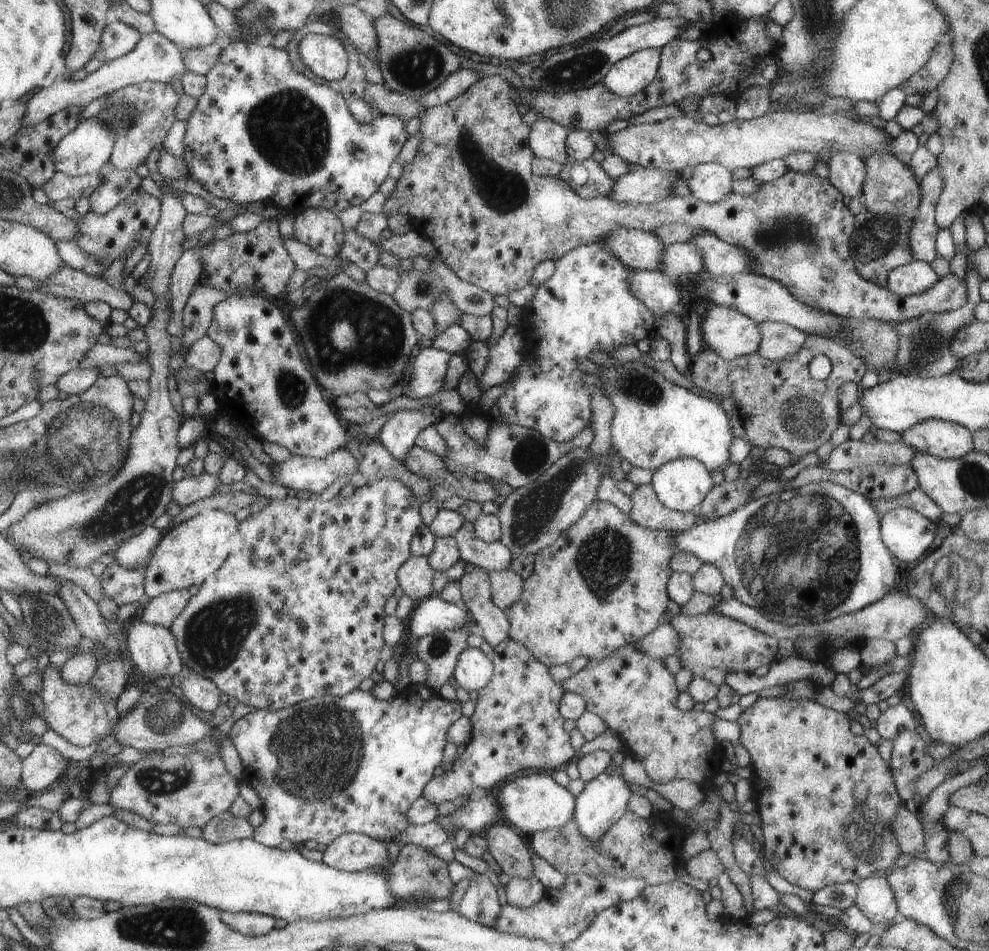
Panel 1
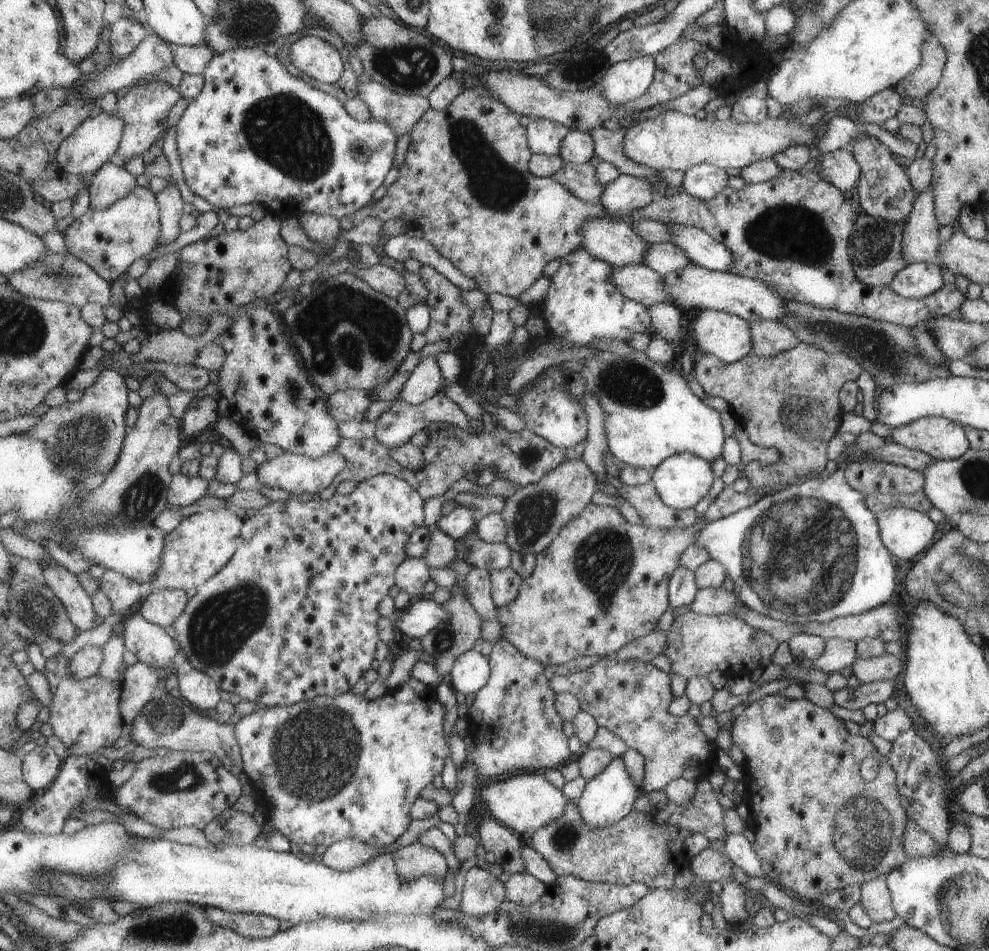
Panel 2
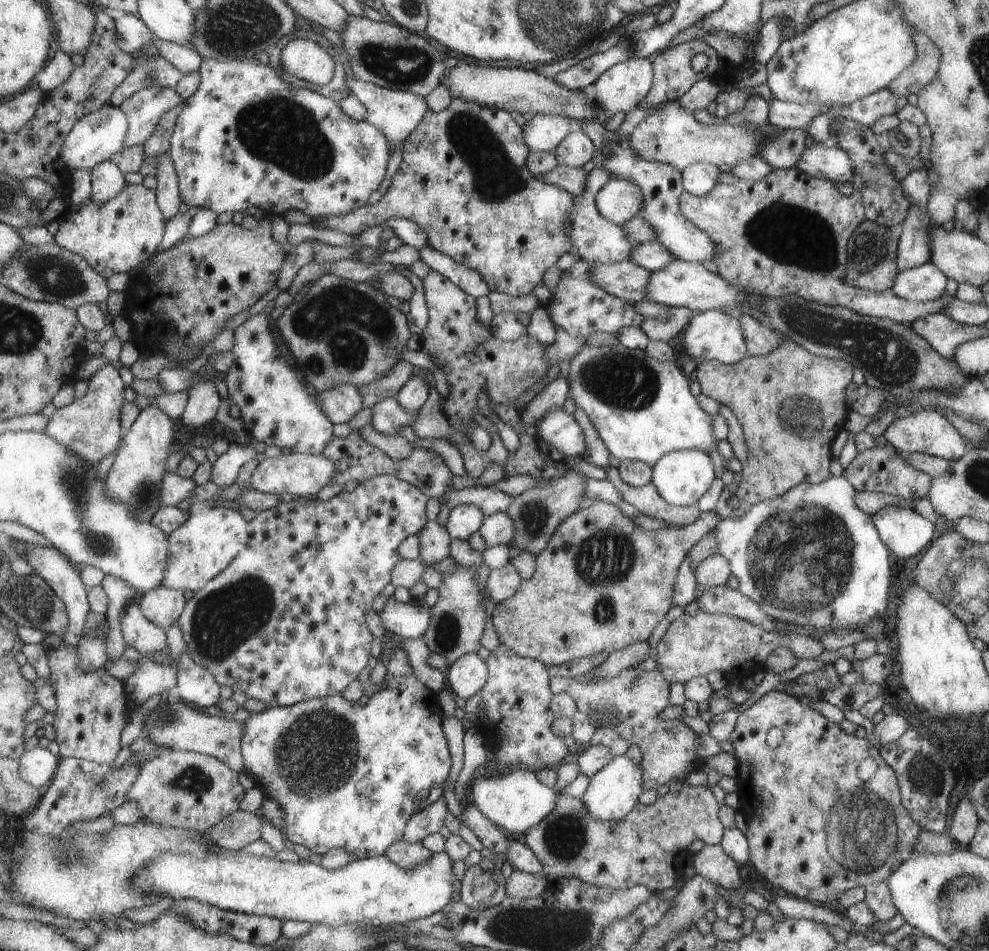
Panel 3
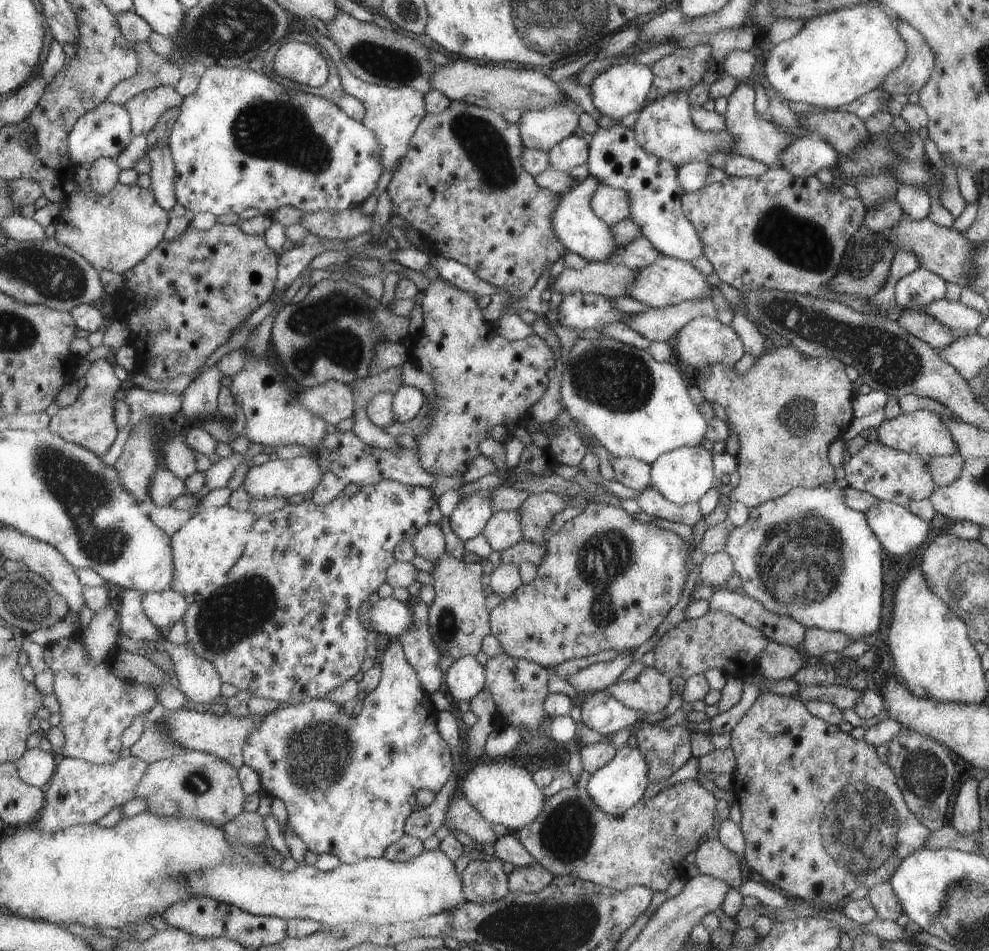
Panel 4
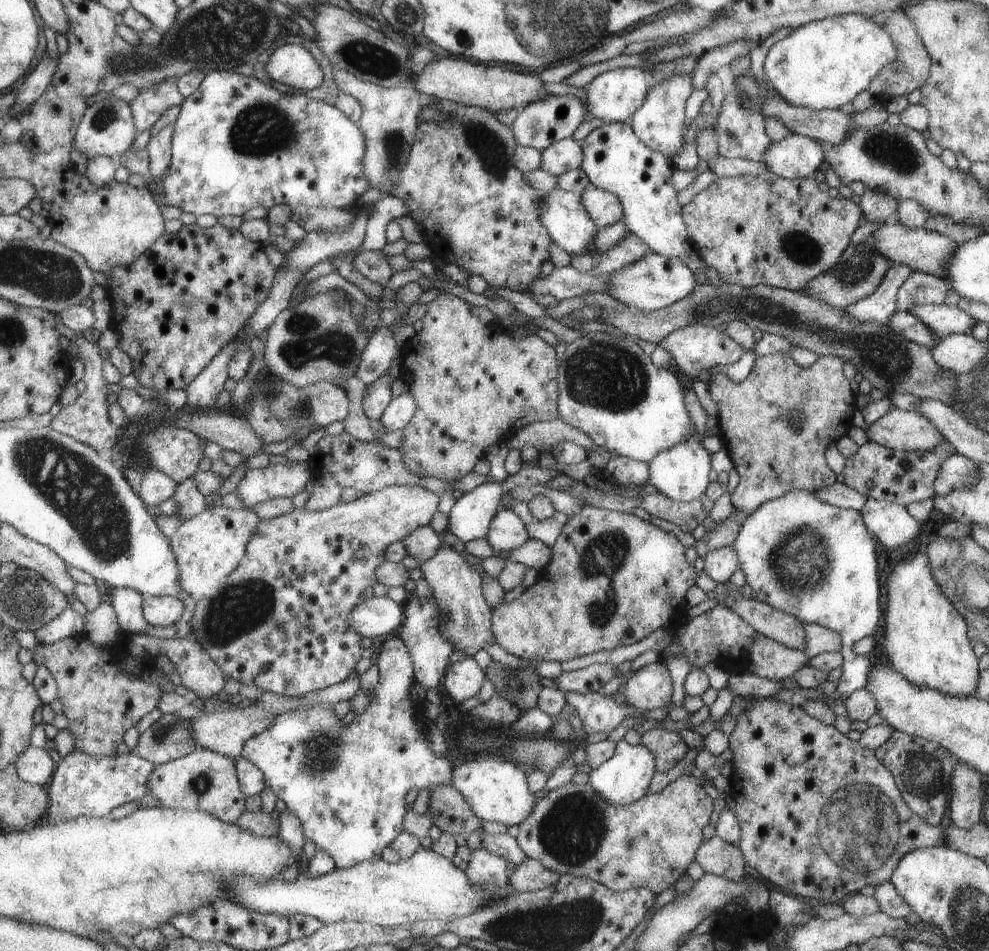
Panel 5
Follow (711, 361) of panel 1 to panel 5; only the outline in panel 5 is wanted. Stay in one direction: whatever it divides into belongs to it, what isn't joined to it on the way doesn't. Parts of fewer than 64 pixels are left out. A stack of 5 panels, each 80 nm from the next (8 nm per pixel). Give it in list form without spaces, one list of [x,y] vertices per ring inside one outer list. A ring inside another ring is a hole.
[[[787,353],[767,354],[757,356],[745,379],[737,383],[731,381],[724,373],[717,373],[714,370],[706,384],[706,389],[710,394],[711,400],[713,400],[717,406],[718,436],[723,440],[724,449],[728,452],[729,458],[734,464],[734,468],[739,476],[737,486],[735,486],[733,492],[730,493],[730,501],[733,507],[743,510],[743,512],[748,515],[753,513],[763,502],[780,497],[782,494],[789,493],[792,490],[806,490],[811,493],[819,487],[831,486],[831,484],[835,482],[835,474],[827,468],[823,452],[825,452],[825,448],[827,448],[833,440],[837,440],[839,436],[847,434],[847,428],[849,428],[849,424],[852,424],[851,414],[853,414],[853,400],[856,400],[856,398],[853,398],[853,392],[851,392],[852,386],[849,386],[849,382],[845,380],[845,376],[843,376],[843,372],[841,372],[841,364],[843,364],[842,358],[833,355],[821,355],[811,366],[802,368],[795,365],[795,362],[793,362]]]

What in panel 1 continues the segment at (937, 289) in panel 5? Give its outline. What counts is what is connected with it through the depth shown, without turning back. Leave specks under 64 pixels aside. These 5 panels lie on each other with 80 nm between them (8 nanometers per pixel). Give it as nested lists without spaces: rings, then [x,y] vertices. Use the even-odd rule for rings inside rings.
[[[913,260],[891,269],[886,278],[885,286],[902,297],[921,294],[940,280],[929,263]]]

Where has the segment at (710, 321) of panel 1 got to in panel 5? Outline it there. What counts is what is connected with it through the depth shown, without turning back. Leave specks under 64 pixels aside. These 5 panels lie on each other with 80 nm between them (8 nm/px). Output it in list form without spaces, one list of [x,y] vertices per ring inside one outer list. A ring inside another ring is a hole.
[[[696,324],[687,325],[666,334],[657,345],[672,356],[673,366],[692,380],[697,380],[701,370],[735,363],[739,360],[739,356],[747,351],[724,332],[717,332],[716,328]]]

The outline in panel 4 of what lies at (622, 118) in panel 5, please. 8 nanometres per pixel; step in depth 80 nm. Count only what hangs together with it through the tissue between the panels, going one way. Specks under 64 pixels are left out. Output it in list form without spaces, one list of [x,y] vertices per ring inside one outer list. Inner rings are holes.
[[[623,62],[619,65],[607,67],[601,74],[597,74],[591,82],[591,97],[593,107],[595,107],[601,115],[619,120],[634,111],[640,111],[646,103],[647,94],[653,85],[653,72],[650,66],[639,62]]]

